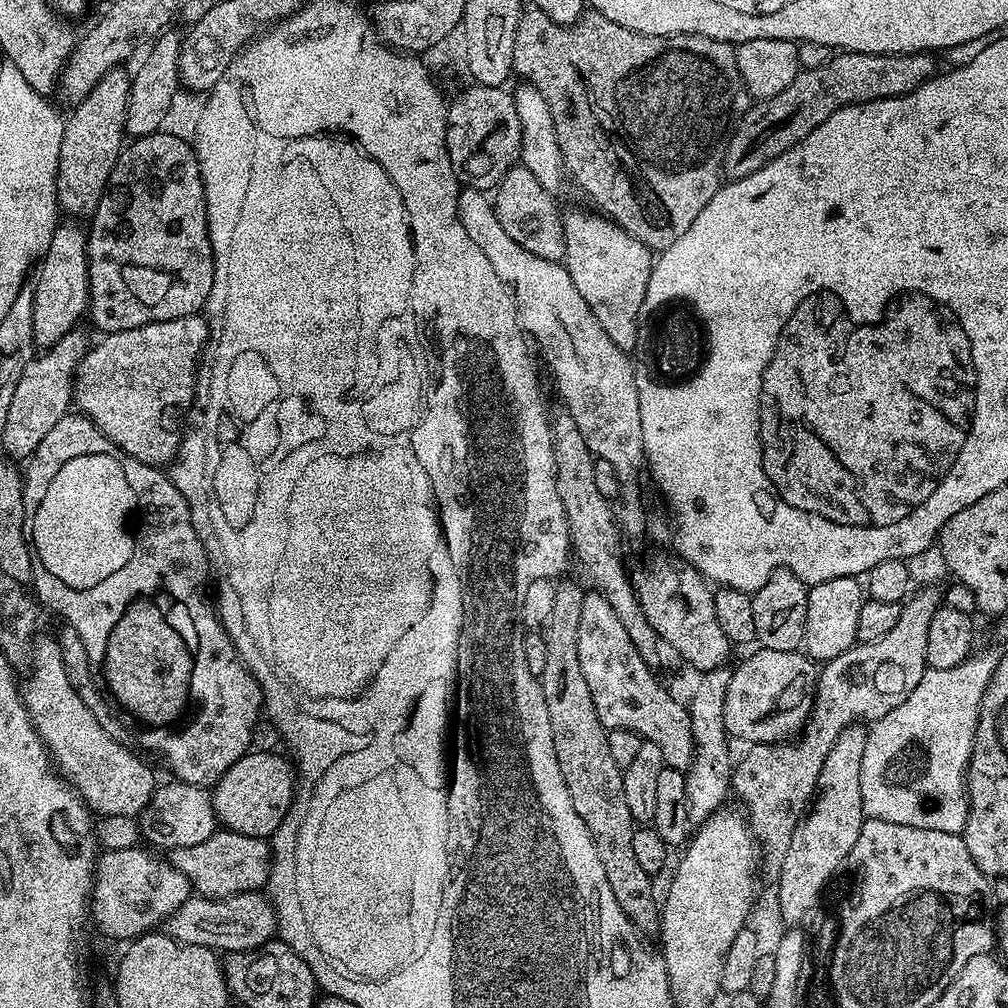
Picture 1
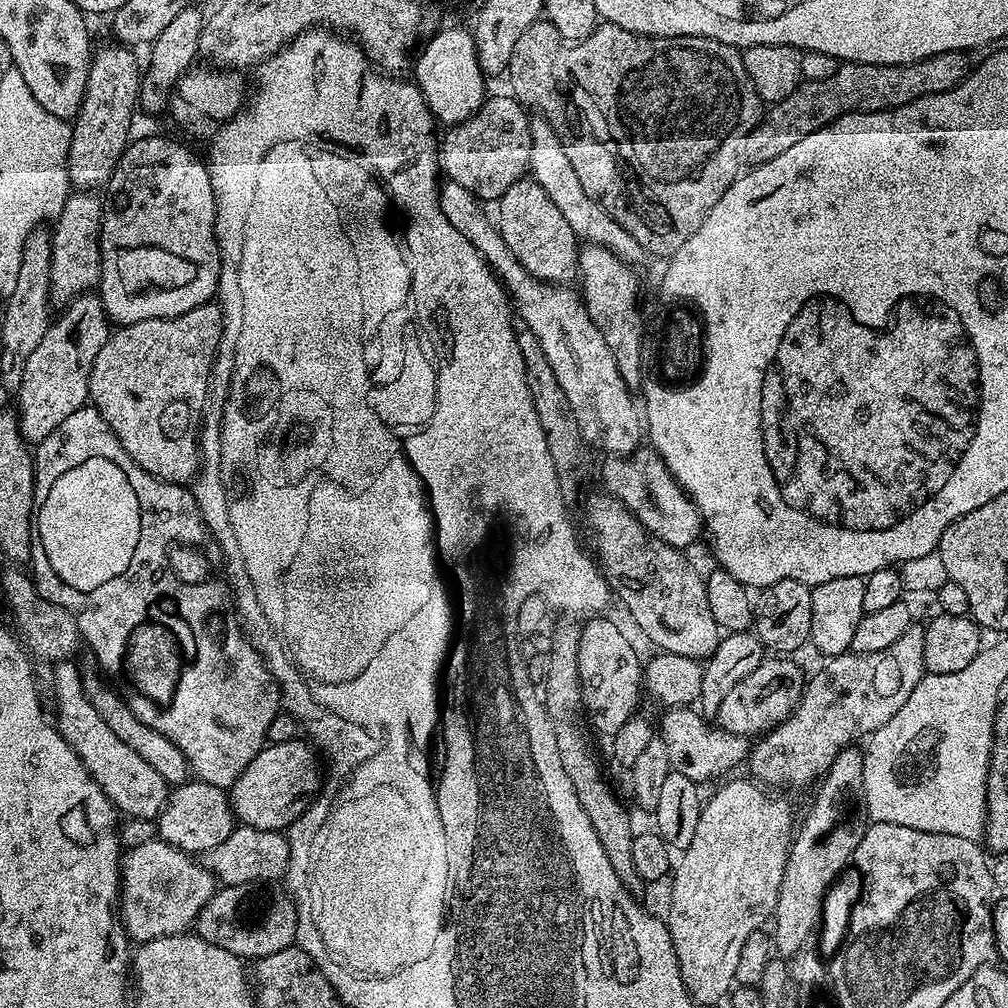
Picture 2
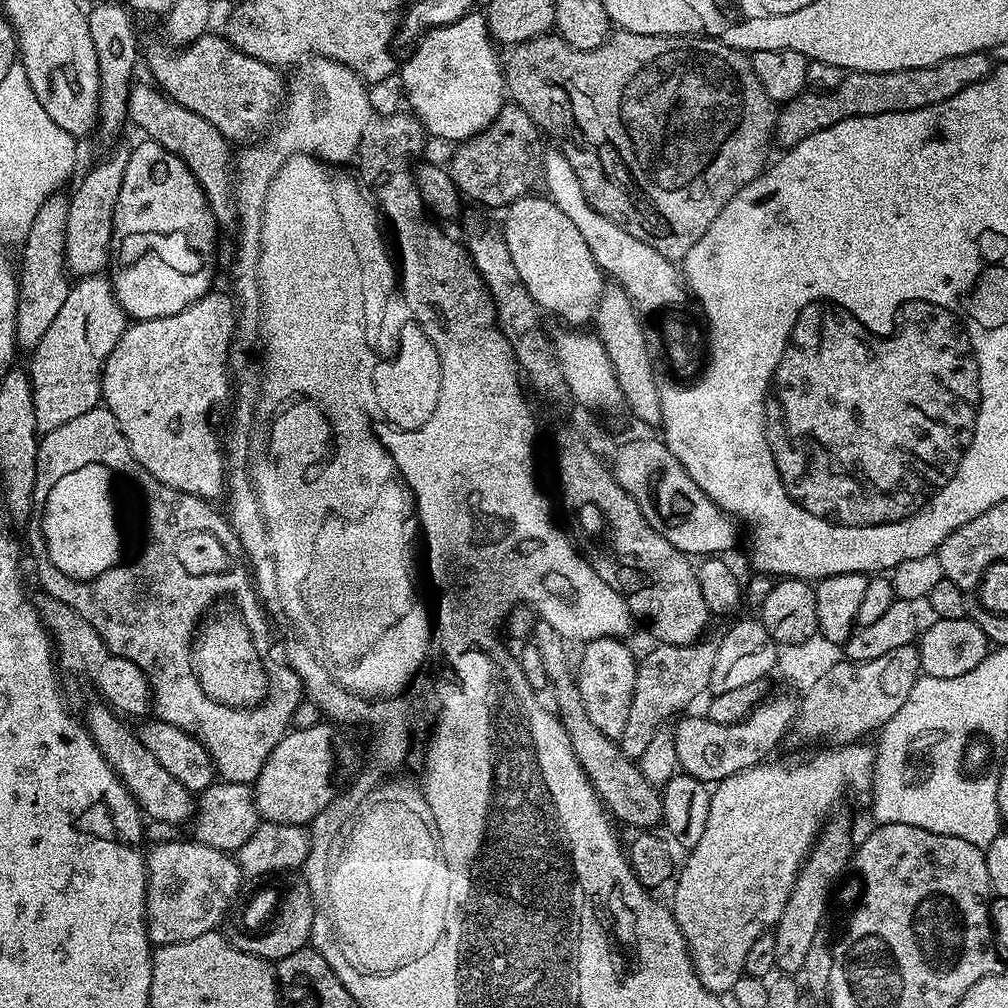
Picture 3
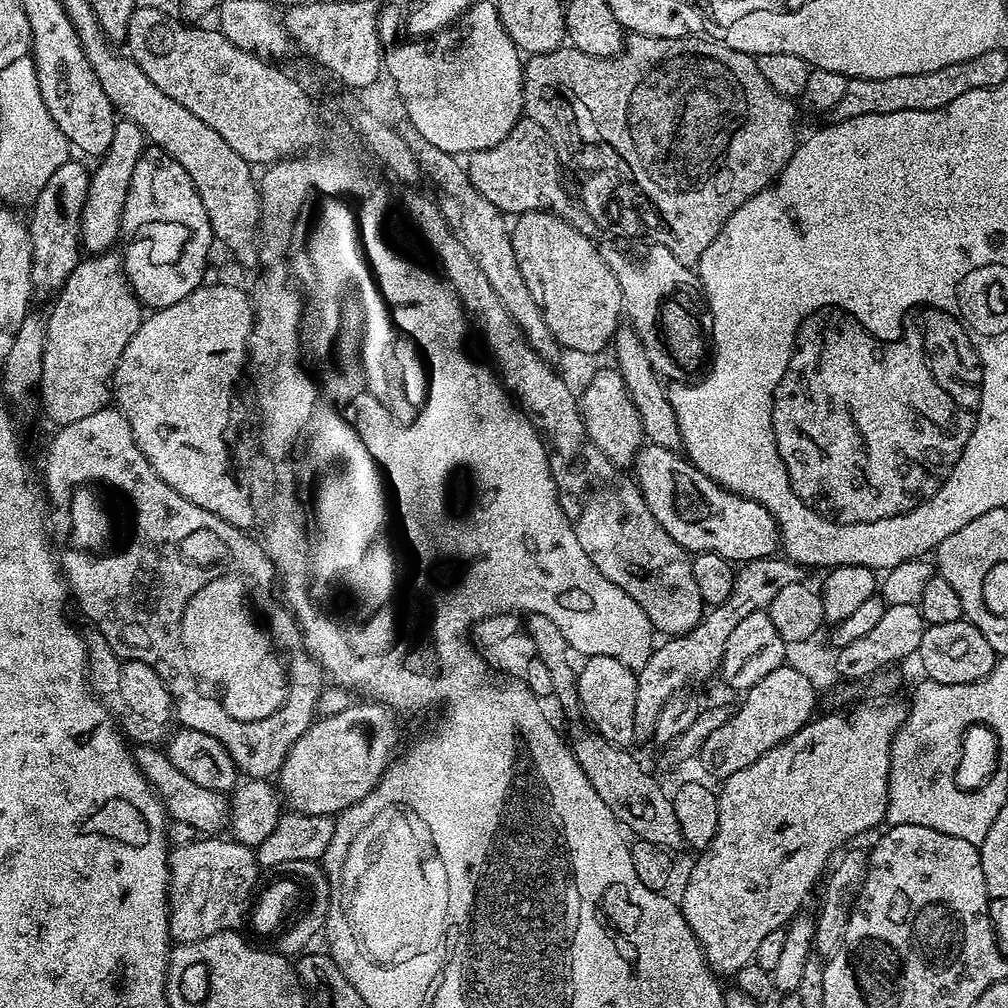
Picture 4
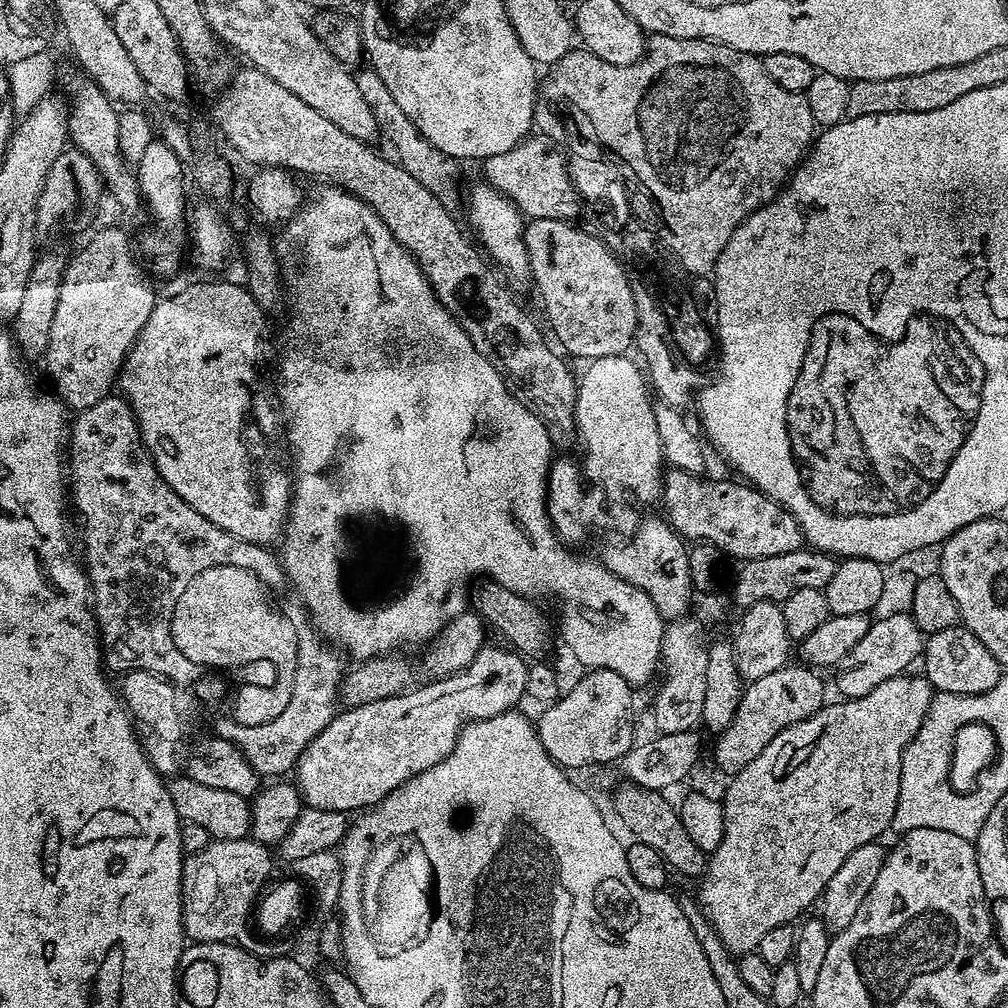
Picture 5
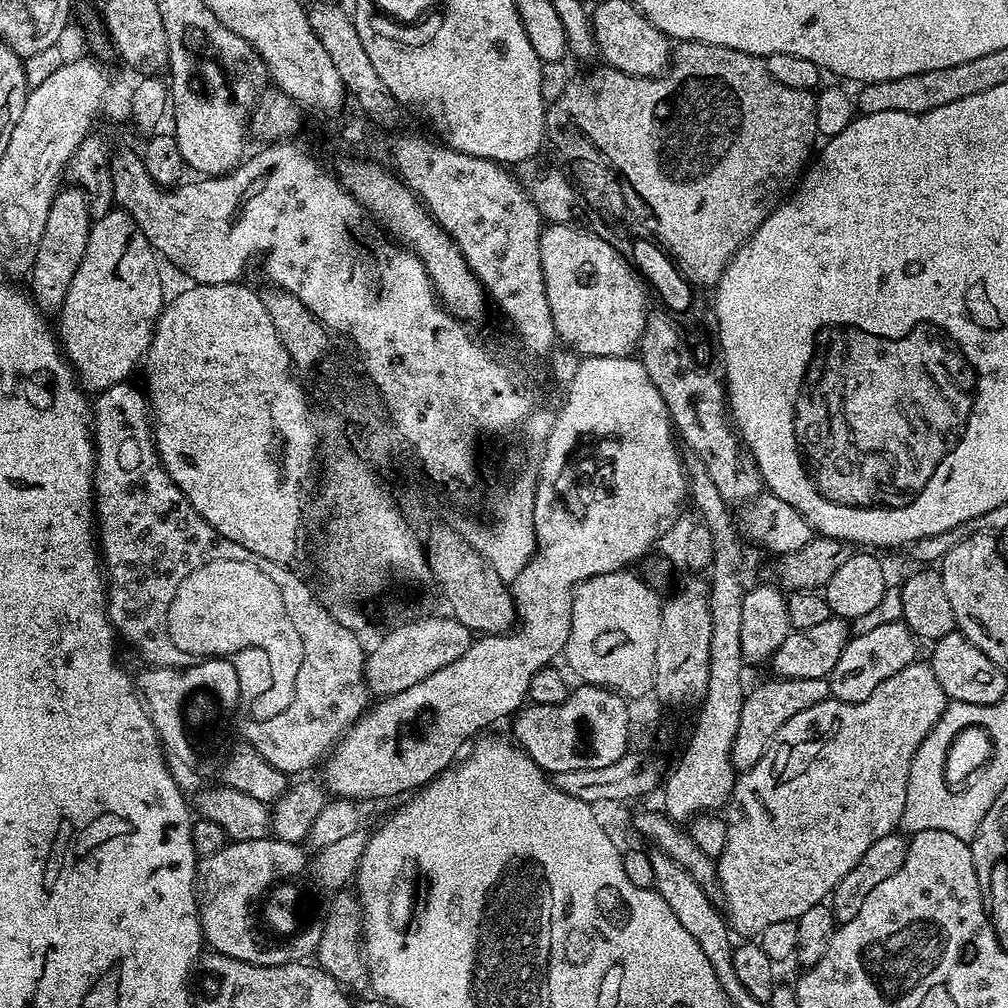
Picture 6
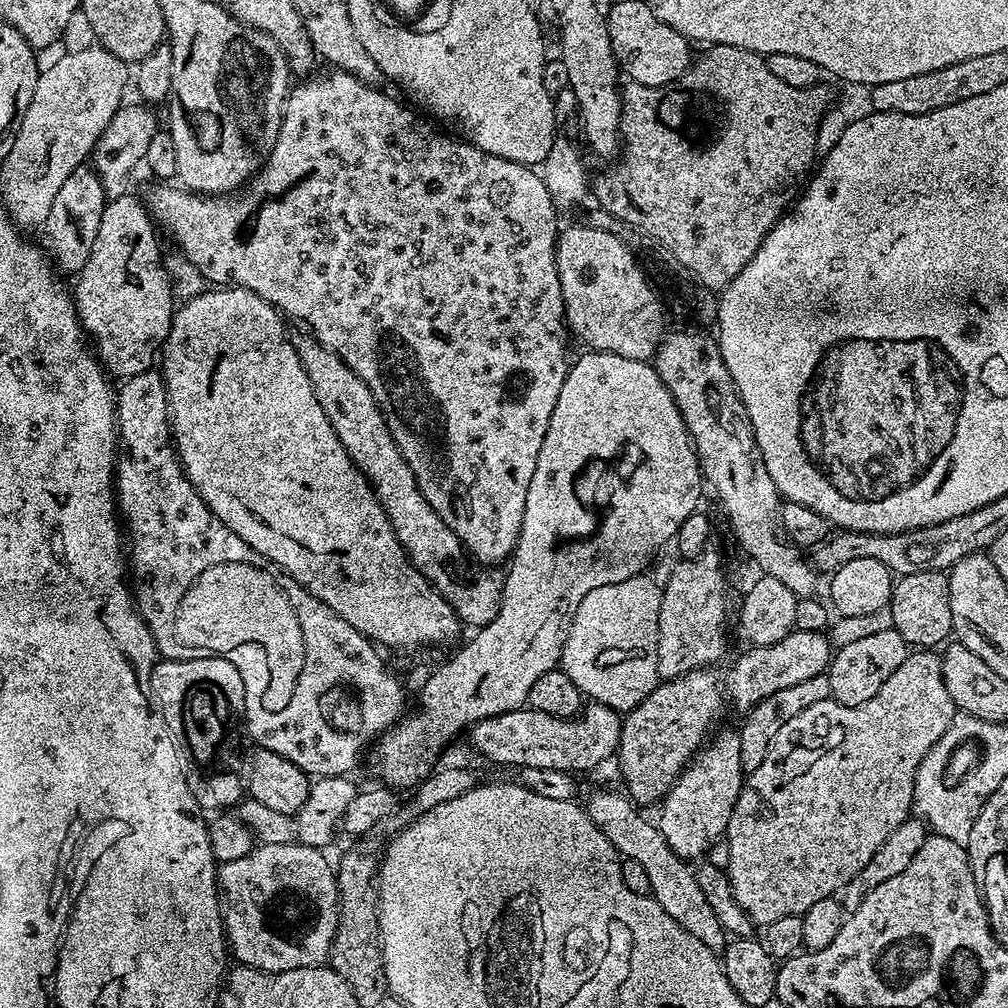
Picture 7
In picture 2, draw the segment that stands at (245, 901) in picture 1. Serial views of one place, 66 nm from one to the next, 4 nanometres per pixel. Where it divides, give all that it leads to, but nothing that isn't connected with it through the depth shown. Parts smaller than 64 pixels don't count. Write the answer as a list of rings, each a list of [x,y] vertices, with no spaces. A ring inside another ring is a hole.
[[[224,886],[213,894],[210,902],[206,902],[206,906],[198,914],[194,925],[195,935],[201,936],[206,942],[214,942],[214,946],[222,946],[222,950],[230,950],[230,954],[245,962],[261,960],[296,944],[298,910],[291,896],[281,894],[274,897],[268,904],[268,913],[261,920],[247,924],[240,917],[240,892],[239,887]]]

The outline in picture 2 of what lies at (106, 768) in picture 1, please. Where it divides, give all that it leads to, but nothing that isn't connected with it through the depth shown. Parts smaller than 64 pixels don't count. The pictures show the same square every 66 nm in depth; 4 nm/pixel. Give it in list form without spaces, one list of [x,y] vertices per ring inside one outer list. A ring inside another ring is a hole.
[[[71,659],[62,660],[54,671],[60,732],[78,754],[86,770],[98,782],[106,798],[110,798],[117,813],[128,818],[137,816],[143,820],[155,821],[164,811],[170,785],[162,778],[162,774],[158,774],[158,770],[152,769],[135,750],[130,750],[130,746],[122,742],[122,738],[118,738],[118,734],[114,734],[114,730],[110,730],[110,726],[106,726],[102,714],[98,714],[98,710],[94,710],[94,706],[84,696],[84,687],[80,681],[81,669],[72,664]]]

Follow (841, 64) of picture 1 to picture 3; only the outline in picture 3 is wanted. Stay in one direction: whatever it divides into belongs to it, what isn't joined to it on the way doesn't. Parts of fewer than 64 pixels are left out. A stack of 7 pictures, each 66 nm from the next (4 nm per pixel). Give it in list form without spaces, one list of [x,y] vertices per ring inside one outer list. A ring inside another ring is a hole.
[[[987,51],[971,52],[954,58],[946,58],[934,66],[925,68],[906,68],[902,72],[850,72],[845,75],[842,86],[834,86],[834,90],[821,92],[806,90],[802,95],[788,101],[776,113],[775,143],[781,144],[781,149],[793,148],[802,138],[810,138],[810,134],[818,134],[818,130],[826,130],[826,126],[834,126],[834,122],[842,122],[855,116],[873,116],[887,112],[909,112],[926,106],[934,106],[954,98],[954,94],[962,94],[966,86],[974,86],[979,80],[985,80],[994,71],[994,60]]]

